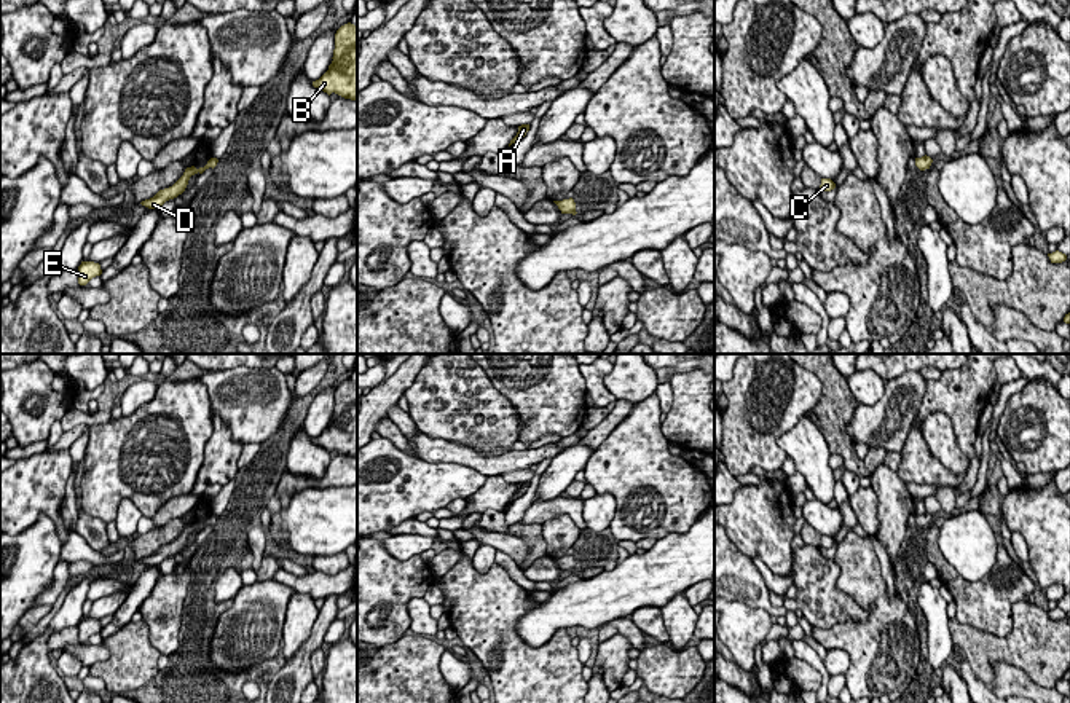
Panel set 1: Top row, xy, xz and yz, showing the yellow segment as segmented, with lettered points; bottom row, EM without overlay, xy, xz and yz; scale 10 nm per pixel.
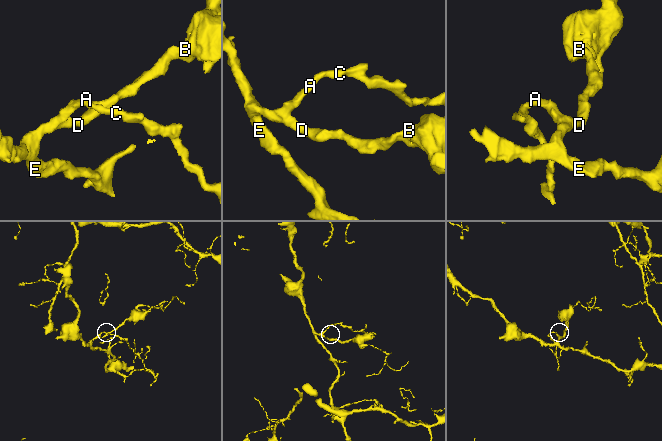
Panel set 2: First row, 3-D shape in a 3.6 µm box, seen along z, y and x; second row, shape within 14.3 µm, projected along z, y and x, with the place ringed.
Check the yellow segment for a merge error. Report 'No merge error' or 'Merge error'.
No merge error

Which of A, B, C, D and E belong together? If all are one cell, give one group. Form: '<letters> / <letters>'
A B C D E

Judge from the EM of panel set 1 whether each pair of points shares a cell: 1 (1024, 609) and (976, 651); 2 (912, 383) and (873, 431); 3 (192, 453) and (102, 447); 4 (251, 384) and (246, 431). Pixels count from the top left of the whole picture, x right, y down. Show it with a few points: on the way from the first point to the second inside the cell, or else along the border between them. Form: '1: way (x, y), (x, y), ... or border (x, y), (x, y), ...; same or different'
1: way (1018, 625), (1016, 633), (1000, 649), (992, 649); same
2: way (903, 394), (900, 404), (884, 420); same
3: way (169, 435), (125, 435); same
4: way (251, 396), (251, 420); same

